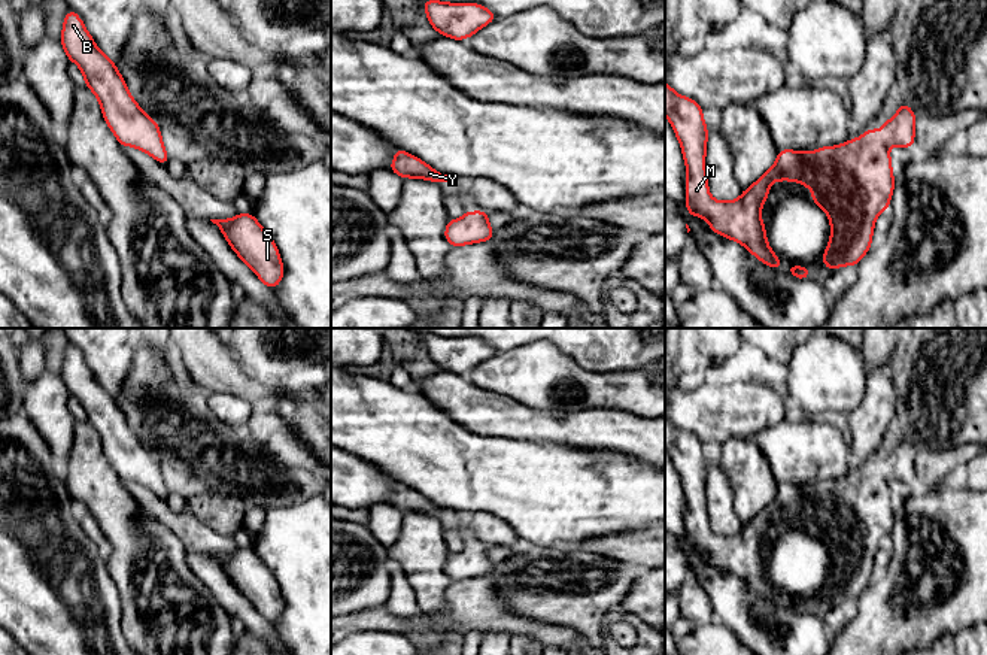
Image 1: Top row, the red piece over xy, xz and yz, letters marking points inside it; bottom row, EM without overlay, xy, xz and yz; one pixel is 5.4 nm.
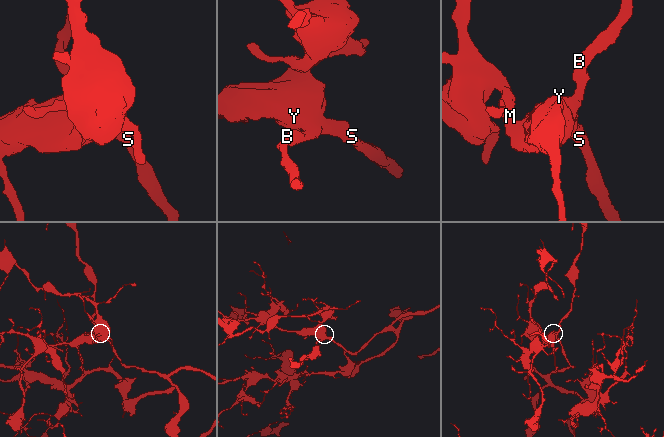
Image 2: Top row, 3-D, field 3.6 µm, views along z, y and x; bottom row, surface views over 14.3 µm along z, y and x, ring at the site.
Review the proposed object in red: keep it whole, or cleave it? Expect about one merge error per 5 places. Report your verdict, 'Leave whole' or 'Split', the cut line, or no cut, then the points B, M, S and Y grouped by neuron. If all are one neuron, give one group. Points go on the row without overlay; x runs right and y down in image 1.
Leave whole. No split. Groups: B M S Y

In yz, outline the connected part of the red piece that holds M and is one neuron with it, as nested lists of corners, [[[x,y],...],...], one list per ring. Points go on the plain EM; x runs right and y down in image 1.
[[[665,416],[665,449],[681,479],[683,492],[687,501],[686,512],[686,542],[690,551],[704,551],[710,562],[728,573],[744,579],[759,595],[781,604],[781,594],[771,585],[765,555],[759,546],[768,533],[772,515],[795,515],[804,522],[811,521],[811,534],[819,539],[830,555],[829,580],[822,589],[822,595],[832,606],[839,600],[857,600],[860,592],[872,582],[872,567],[875,552],[887,545],[893,530],[895,513],[890,479],[909,483],[914,477],[914,461],[917,451],[911,442],[902,436],[893,454],[884,454],[883,464],[865,464],[860,473],[851,473],[839,480],[824,480],[814,486],[796,486],[780,483],[774,500],[759,512],[750,522],[744,524],[735,536],[716,536],[708,527],[705,510],[705,485],[708,463],[702,452],[702,442],[692,433],[678,430]]]

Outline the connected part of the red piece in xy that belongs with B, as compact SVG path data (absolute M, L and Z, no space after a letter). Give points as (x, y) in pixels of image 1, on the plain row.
M70 342L60 376L69 395L76 397L82 404L85 419L97 430L103 452L118 476L124 482L134 480L167 500L170 491L157 455L139 442L115 397L97 382L82 354Z

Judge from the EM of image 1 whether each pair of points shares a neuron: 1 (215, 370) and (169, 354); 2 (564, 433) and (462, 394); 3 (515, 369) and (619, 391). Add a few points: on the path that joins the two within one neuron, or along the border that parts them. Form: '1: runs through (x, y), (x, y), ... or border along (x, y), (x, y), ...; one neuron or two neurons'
1: runs through (203, 358), (196, 351), (181, 351); one neuron
2: runs through (538, 425), (488, 414); one neuron
3: runs through (540, 375), (546, 379), (579, 379), (594, 390); one neuron

